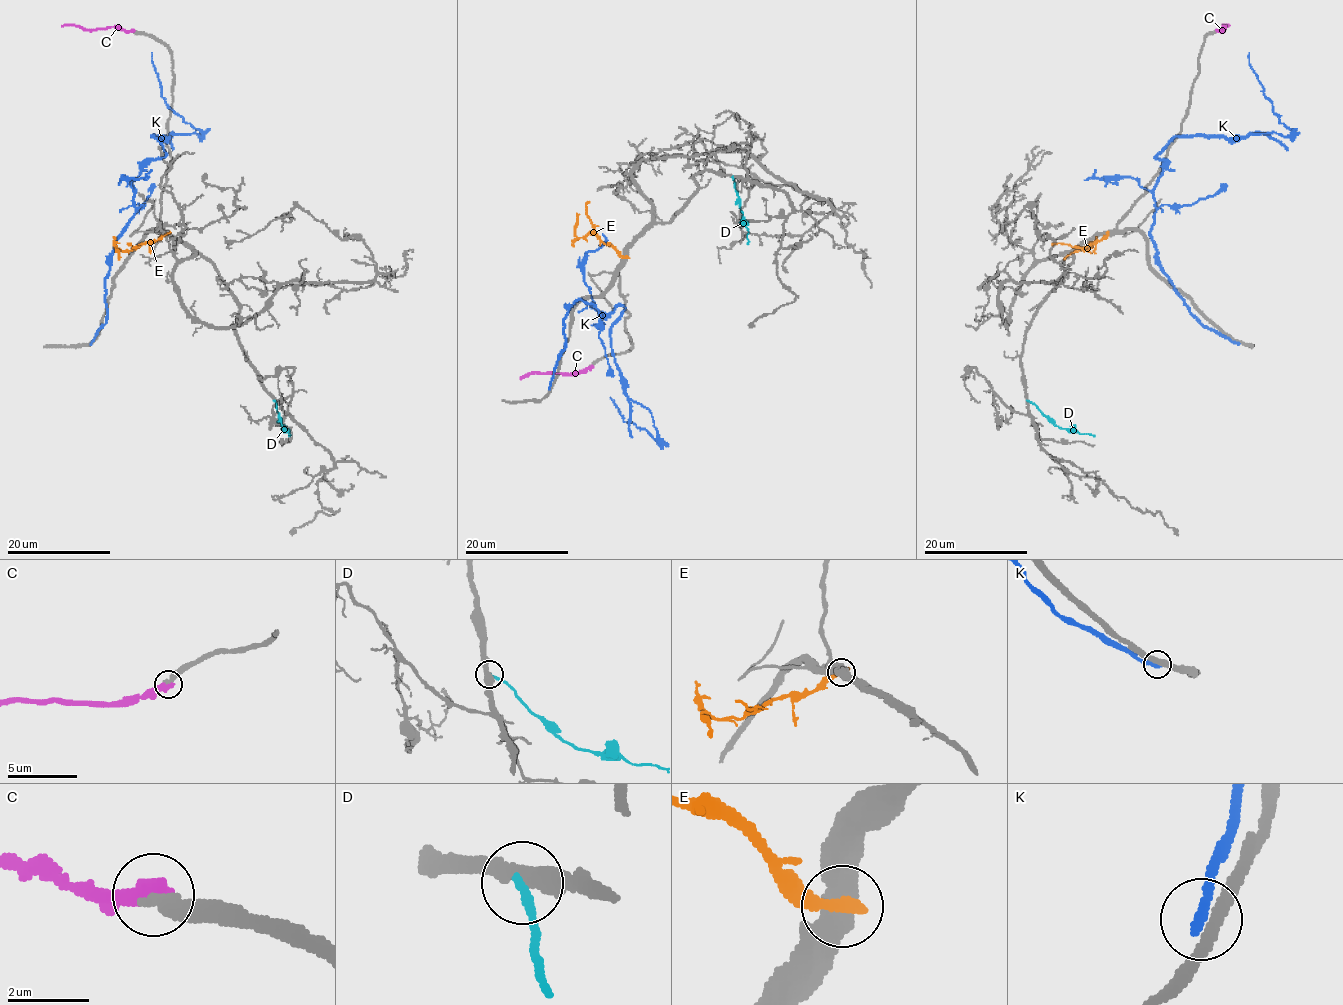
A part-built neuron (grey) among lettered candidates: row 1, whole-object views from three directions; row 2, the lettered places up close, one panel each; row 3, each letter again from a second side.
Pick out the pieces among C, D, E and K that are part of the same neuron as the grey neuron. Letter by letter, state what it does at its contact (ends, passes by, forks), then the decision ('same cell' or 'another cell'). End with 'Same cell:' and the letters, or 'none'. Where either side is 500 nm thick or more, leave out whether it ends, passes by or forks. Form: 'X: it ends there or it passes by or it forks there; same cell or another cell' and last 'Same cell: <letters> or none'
C: same cell
D: it ends there; another cell
E: another cell
K: it ends there; another cell
Same cell: C

